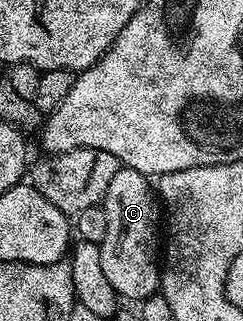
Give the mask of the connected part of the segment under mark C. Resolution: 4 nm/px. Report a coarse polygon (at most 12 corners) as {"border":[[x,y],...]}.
{"border":[[121,167],[98,246],[113,291],[134,303],[161,289],[161,202]]}

